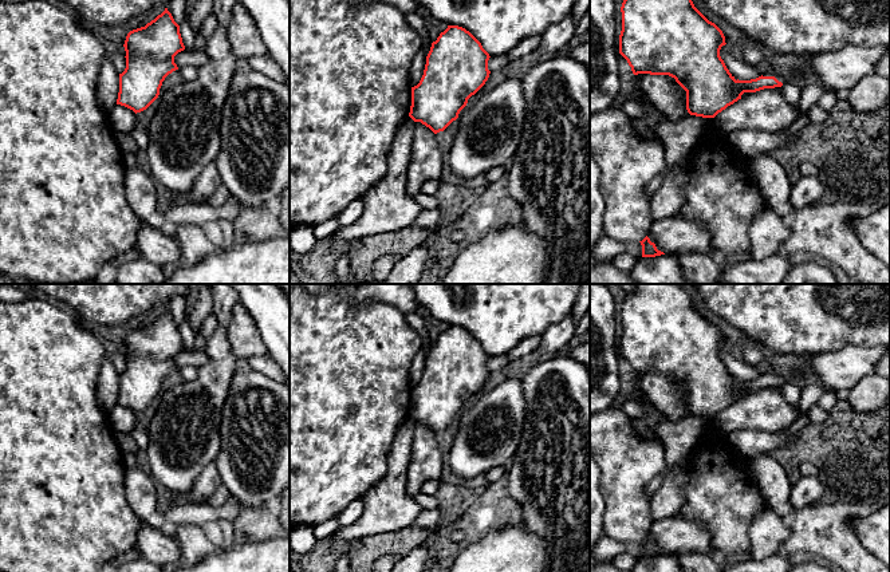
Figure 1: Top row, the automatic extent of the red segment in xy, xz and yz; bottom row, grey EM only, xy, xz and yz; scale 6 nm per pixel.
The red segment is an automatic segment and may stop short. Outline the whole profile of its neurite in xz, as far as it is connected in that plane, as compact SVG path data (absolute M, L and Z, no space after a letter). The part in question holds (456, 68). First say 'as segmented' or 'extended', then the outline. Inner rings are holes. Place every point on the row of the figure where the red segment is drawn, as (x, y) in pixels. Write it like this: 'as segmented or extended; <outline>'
as segmented; M448 25L432 43L424 75L420 83L411 87L409 117L414 122L421 122L429 127L434 134L444 131L458 118L468 99L488 80L491 74L488 70L489 58L489 54L469 31L458 25Z

